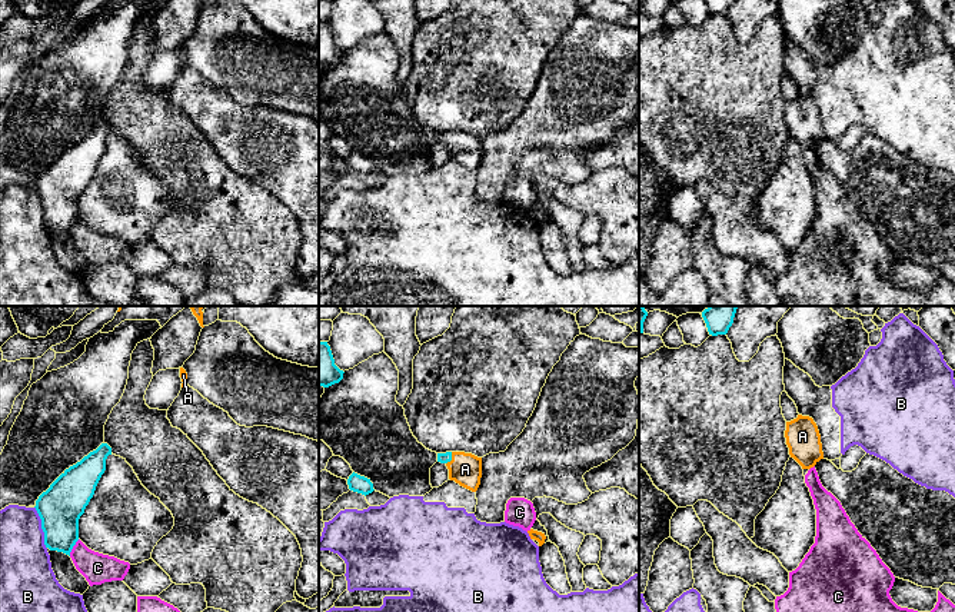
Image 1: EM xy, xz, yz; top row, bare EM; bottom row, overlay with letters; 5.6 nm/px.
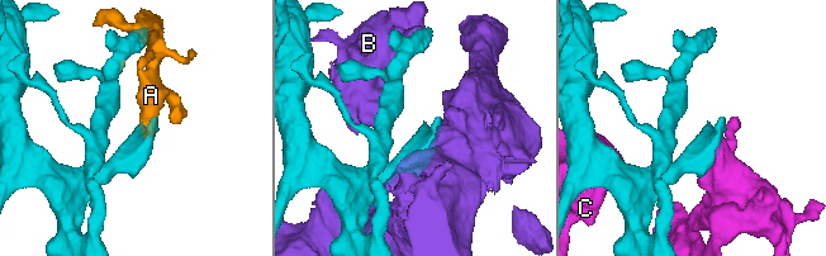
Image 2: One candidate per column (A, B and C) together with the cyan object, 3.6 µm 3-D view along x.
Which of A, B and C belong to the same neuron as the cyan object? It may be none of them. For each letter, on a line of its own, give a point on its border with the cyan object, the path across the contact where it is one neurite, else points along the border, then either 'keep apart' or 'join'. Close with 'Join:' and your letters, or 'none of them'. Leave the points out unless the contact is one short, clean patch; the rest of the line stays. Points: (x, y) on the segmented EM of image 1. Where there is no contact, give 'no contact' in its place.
A: xz (451, 458) | across xz (443, 458), (451, 458), (465, 469) | join
B: xy (42, 528) | keep apart
C: xy (72, 548) | keep apart
Join: A

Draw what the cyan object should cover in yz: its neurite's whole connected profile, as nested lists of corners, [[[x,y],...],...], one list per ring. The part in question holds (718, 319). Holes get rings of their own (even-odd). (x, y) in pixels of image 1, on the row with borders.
[[[709,306],[702,312],[708,332],[712,336],[726,335],[733,323],[736,306]]]

